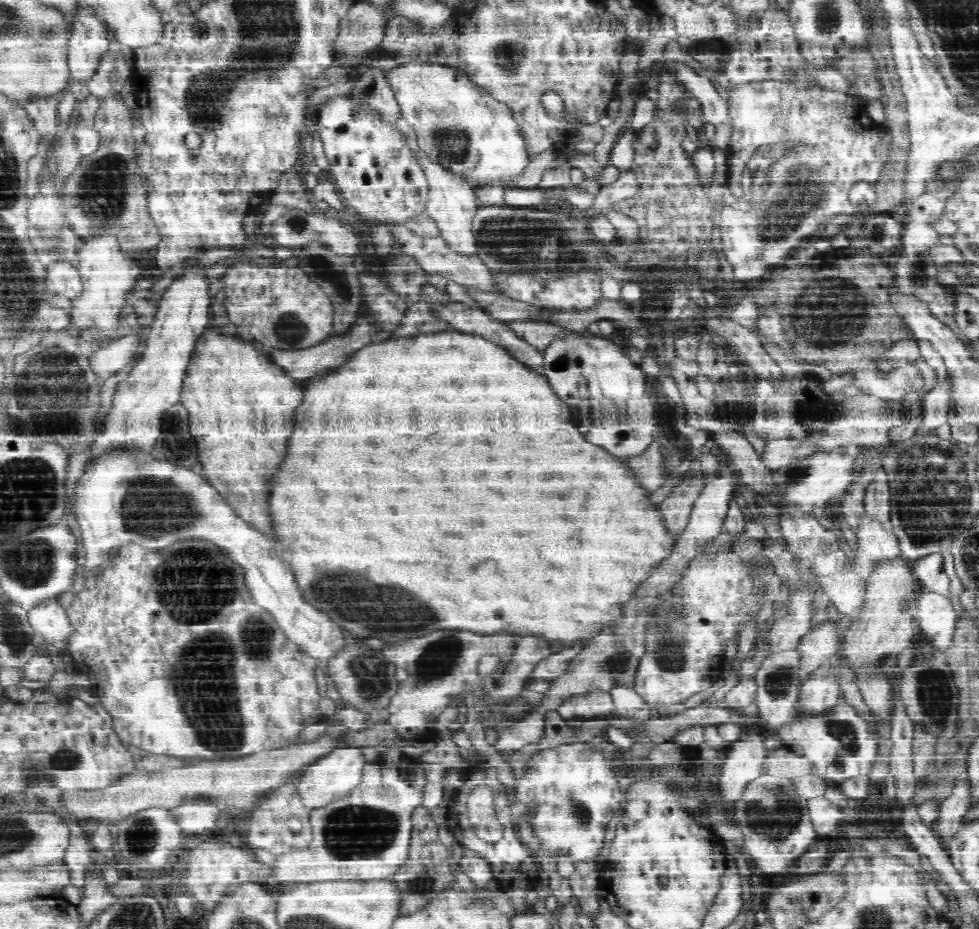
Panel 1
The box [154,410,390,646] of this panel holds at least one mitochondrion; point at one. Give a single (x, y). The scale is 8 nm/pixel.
(173, 423)

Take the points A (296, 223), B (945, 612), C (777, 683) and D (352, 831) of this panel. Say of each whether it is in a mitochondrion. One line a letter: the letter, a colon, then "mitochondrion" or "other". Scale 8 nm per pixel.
A: mitochondrion
B: other
C: mitochondrion
D: mitochondrion

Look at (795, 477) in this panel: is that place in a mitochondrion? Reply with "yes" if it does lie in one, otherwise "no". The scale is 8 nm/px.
yes

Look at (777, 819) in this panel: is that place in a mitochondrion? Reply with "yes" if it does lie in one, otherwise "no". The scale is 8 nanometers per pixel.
yes

